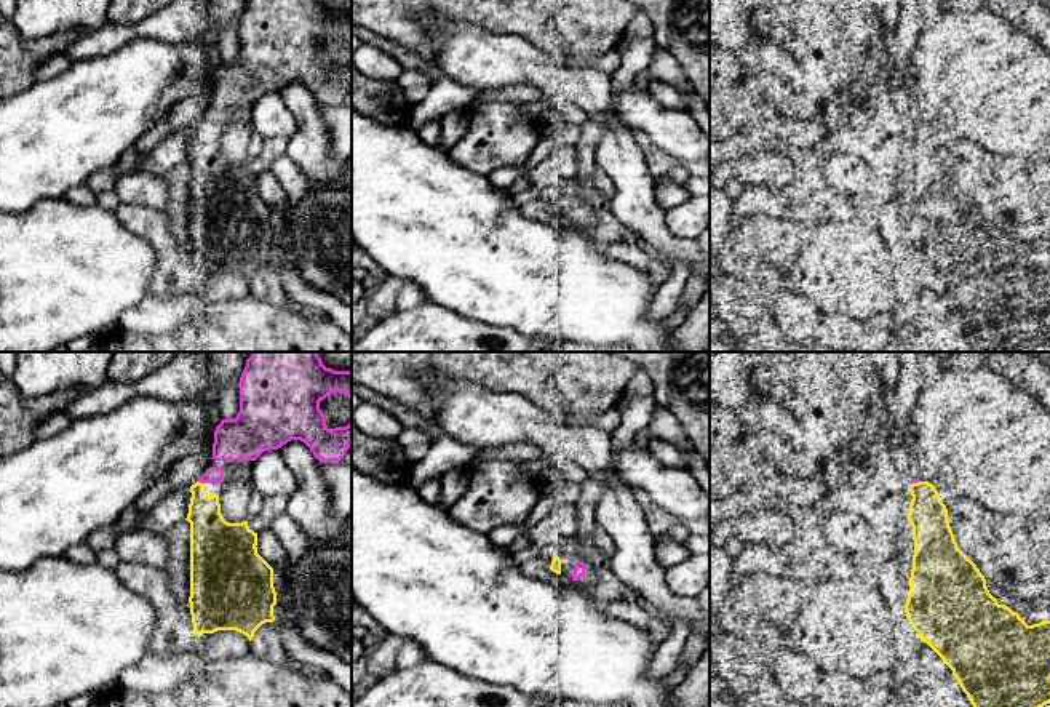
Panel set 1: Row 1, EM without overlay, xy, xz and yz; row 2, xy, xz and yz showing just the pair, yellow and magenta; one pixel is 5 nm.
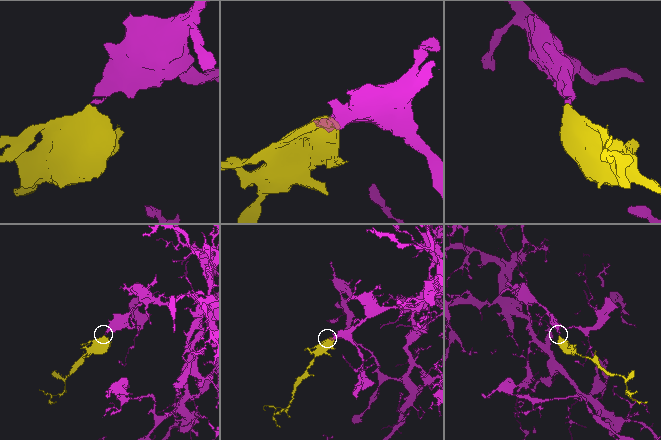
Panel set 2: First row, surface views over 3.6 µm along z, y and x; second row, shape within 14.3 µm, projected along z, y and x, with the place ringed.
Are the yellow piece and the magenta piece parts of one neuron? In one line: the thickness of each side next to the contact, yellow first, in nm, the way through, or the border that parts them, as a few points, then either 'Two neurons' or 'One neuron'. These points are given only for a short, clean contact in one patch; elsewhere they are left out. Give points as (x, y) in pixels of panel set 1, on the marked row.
Thickness 190 nm (yellow) against 80 nm. One neuron

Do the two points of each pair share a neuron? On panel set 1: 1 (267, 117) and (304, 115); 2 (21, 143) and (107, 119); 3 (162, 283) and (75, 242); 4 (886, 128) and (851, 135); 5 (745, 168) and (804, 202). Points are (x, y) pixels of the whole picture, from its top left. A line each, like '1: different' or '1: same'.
1: different
2: same
3: different
4: same
5: different

